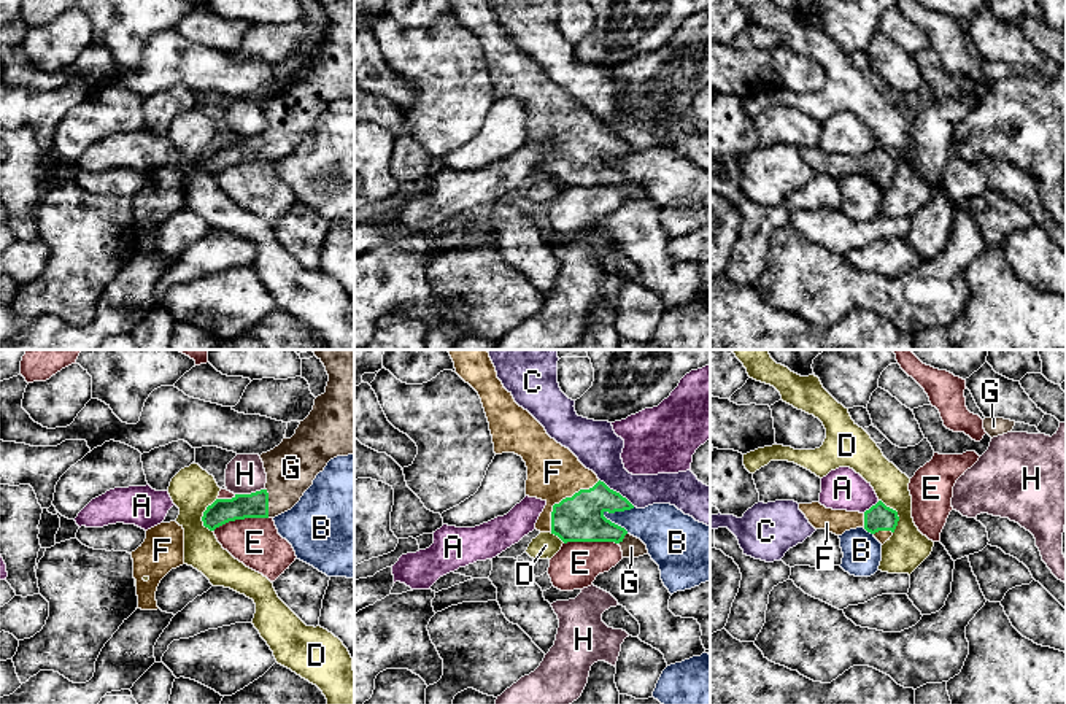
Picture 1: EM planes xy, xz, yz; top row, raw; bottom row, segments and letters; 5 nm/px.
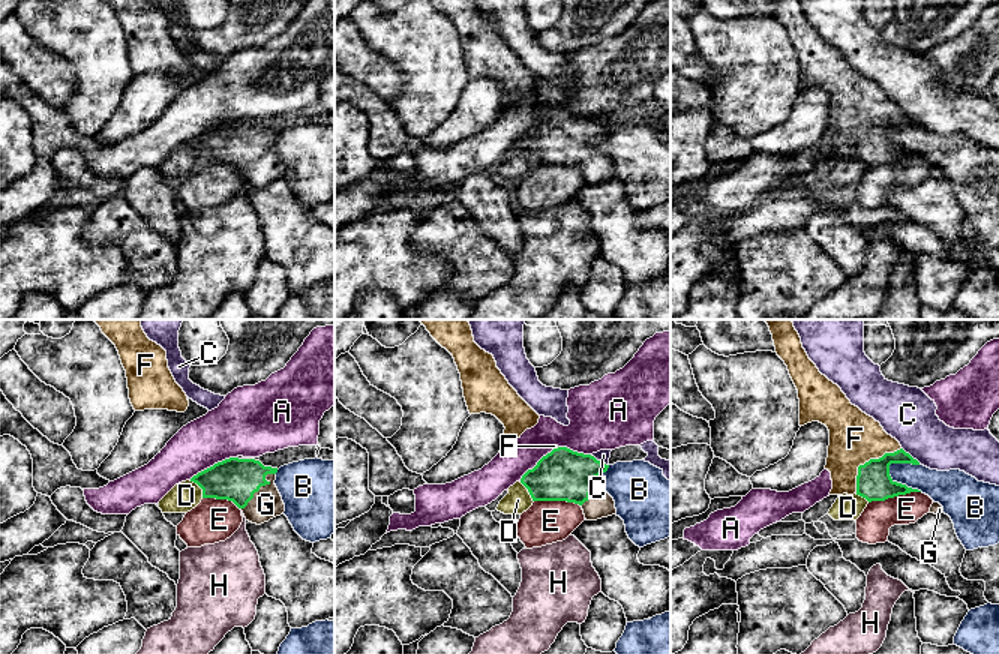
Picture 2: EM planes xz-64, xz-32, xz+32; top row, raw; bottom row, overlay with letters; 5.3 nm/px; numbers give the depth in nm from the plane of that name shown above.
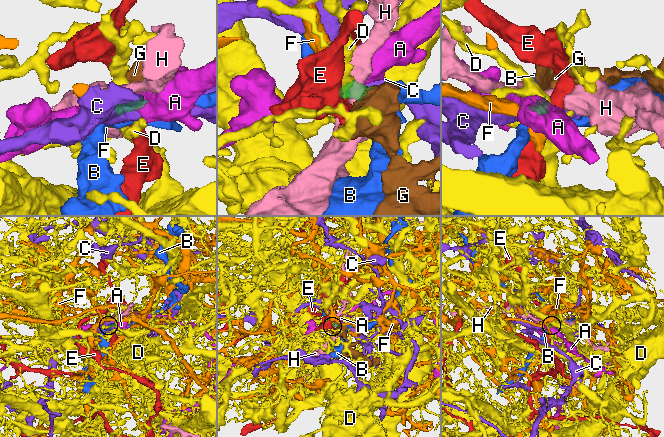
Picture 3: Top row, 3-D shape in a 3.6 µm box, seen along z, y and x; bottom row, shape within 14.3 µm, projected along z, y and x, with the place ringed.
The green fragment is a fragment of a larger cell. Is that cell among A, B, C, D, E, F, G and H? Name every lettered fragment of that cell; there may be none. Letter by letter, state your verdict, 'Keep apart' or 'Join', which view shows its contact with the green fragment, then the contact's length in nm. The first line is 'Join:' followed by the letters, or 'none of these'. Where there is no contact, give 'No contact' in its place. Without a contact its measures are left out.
Join: F, G
A: Keep apart. Touches green in yz. Shared border 110 nm
B: Keep apart. Touches green in xz. Shared border 170 nm
C: Keep apart. Touches green in xz. Shared border 240 nm
D: Keep apart. Touches green in yz. Shared border 190 nm
E: Keep apart. Touches green in xy. Shared border 280 nm
F: Join. Touches green in xz. Shared border 360 nm
G: Join. Touches green in xy. Shared border 150 nm
H: Keep apart. Touches green in xy. Shared border 150 nm

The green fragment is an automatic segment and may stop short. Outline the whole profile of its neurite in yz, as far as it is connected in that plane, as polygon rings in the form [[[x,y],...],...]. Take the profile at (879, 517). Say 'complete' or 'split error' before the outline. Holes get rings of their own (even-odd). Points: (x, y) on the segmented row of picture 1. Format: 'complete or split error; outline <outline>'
split error; outline [[[882,501],[864,513],[832,510],[820,502],[799,504],[799,510],[815,529],[826,529],[836,536],[842,536],[845,531],[864,528],[882,545],[890,540],[899,521],[898,512],[886,507]]]

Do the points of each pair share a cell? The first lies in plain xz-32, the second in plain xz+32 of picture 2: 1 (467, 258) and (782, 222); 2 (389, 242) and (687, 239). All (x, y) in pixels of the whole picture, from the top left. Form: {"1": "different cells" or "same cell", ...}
{"1": "different cells", "2": "same cell"}

